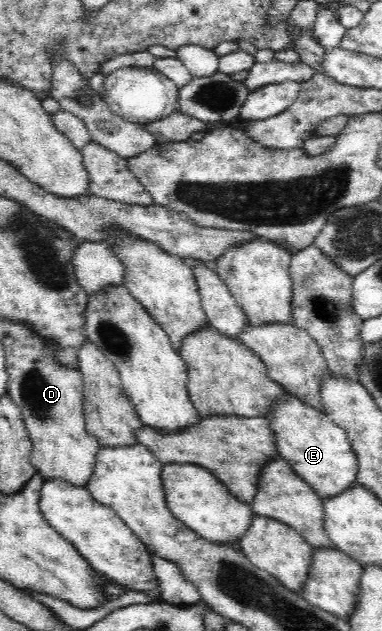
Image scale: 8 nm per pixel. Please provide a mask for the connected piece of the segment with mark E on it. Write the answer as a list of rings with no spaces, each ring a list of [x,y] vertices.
[[[284,390],[264,416],[274,431],[276,449],[294,473],[308,483],[321,498],[330,498],[357,482],[358,460],[346,431],[324,411],[306,405],[302,399]]]

